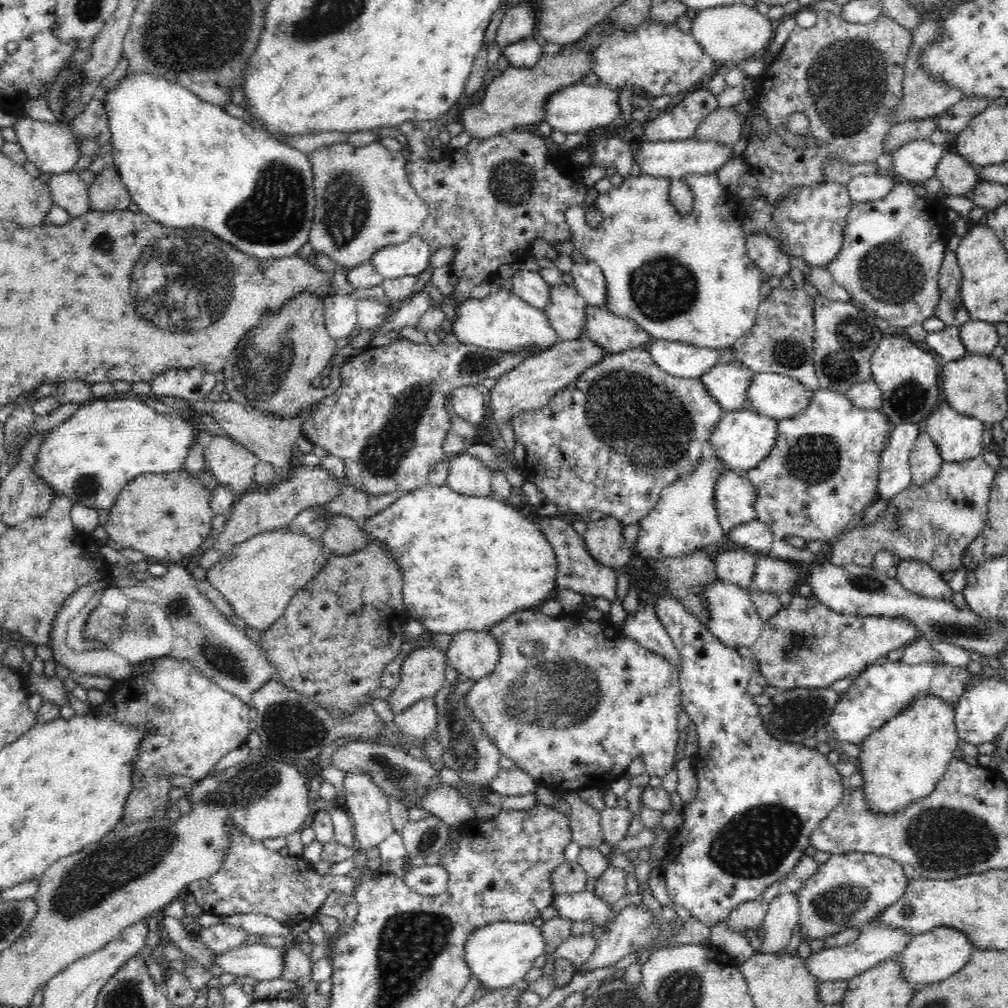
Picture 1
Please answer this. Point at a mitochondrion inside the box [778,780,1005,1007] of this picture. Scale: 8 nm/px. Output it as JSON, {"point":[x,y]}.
{"point":[943,840]}

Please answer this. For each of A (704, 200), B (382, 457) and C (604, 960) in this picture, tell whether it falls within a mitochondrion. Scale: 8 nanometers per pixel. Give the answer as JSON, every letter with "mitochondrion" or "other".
{"A":"other","B":"mitochondrion","C":"other"}

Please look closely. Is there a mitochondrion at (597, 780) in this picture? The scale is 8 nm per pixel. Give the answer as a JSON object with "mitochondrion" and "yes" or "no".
{"mitochondrion":"no"}

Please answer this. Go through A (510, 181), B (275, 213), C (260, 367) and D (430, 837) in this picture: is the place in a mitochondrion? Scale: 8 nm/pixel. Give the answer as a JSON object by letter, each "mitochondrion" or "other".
{"A":"mitochondrion","B":"mitochondrion","C":"mitochondrion","D":"mitochondrion"}

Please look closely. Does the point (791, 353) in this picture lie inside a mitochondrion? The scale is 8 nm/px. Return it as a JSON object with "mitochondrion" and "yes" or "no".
{"mitochondrion":"yes"}

